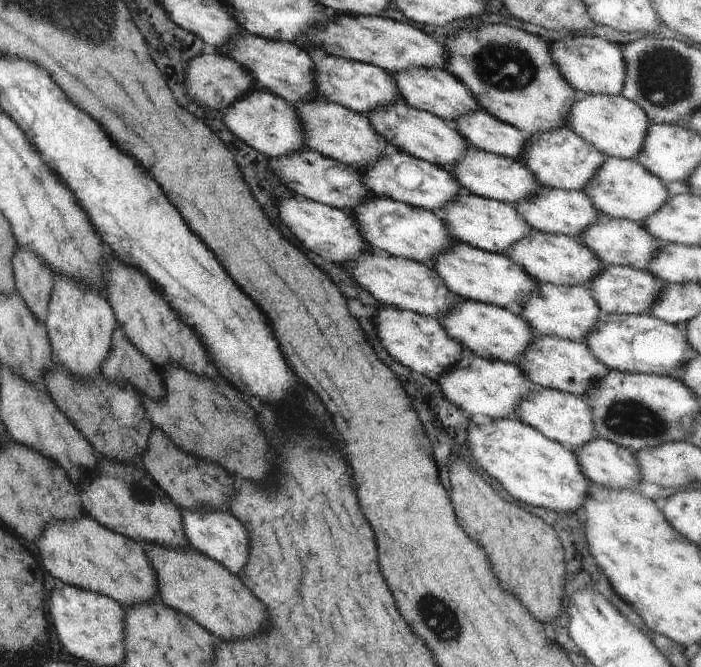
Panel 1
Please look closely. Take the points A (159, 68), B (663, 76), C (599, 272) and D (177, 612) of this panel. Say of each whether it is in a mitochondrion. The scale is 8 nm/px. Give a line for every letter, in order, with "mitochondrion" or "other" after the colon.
A: other
B: mitochondrion
C: other
D: other

